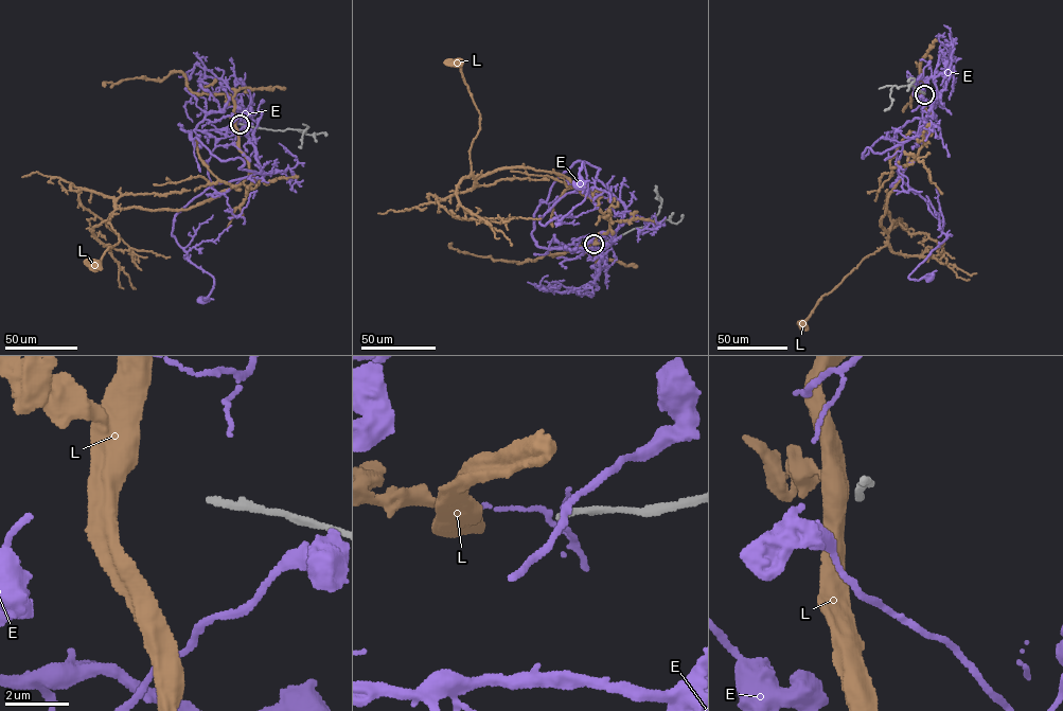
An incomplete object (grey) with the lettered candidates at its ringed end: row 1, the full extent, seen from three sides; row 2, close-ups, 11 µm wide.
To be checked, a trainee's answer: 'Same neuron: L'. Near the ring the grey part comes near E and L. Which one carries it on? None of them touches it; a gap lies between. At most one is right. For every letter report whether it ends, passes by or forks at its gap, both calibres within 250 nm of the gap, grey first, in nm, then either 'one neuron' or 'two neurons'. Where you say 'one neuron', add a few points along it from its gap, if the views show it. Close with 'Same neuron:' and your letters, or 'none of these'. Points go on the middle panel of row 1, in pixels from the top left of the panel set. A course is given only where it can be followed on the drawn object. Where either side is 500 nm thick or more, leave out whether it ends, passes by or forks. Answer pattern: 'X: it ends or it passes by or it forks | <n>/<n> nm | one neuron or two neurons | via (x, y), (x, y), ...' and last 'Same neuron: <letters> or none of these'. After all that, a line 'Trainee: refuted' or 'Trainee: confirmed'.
E: it ends | 190/100 nm | two neurons
L: 190/800 nm | two neurons
Same neuron: none of these
Trainee: refuted

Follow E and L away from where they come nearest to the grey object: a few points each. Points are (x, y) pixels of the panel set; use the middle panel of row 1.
E: (595, 243), (603, 256), (624, 212), (617, 199), (571, 192), (539, 223), (584, 199), (583, 162), (579, 184)
L: (590, 244), (606, 233), (609, 221), (569, 178), (523, 167), (472, 175), (470, 147), (480, 114), (456, 61)

